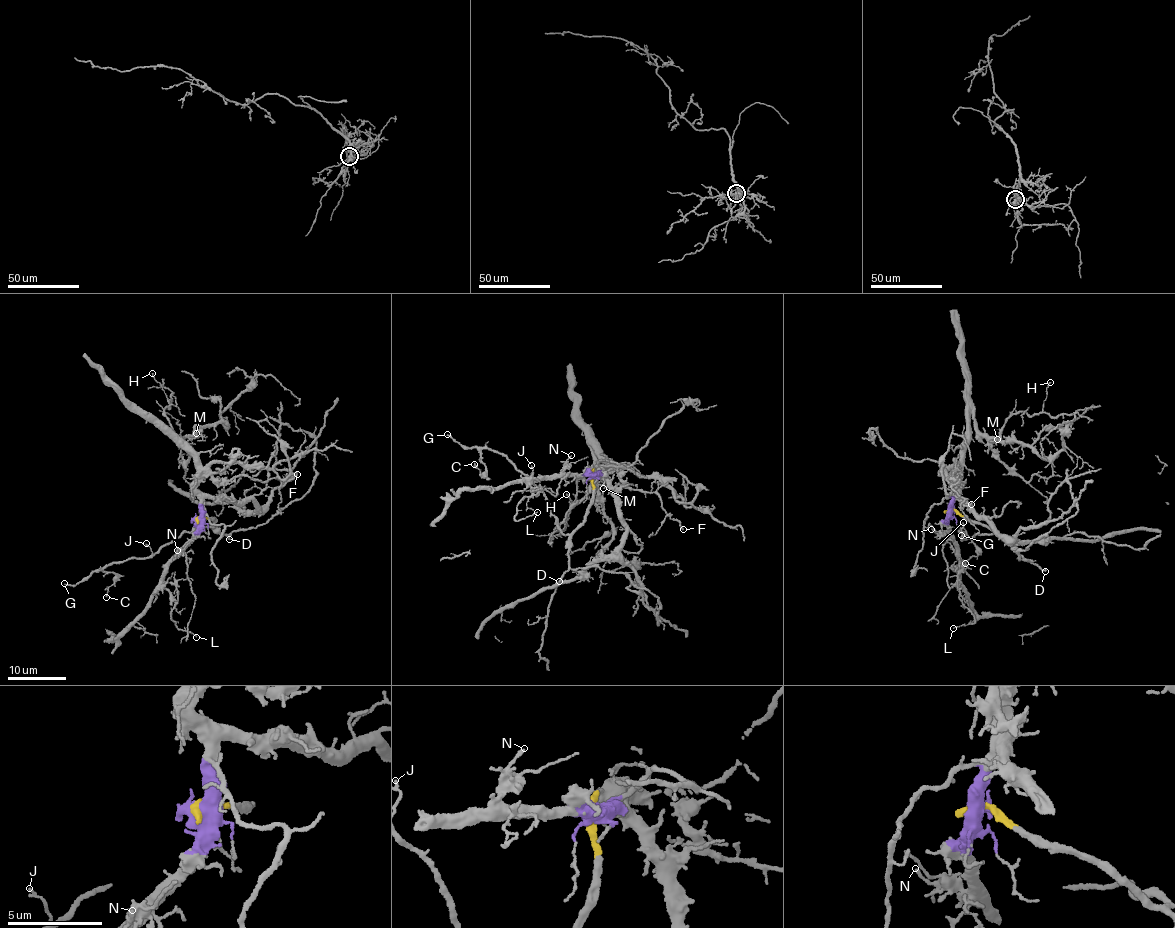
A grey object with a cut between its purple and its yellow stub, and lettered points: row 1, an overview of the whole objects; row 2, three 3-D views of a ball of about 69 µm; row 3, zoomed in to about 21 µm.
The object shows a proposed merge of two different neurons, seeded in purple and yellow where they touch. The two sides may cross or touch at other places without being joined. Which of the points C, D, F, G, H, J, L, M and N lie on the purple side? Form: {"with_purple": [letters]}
{"with_purple": ["F", "H", "L", "M", "N"]}

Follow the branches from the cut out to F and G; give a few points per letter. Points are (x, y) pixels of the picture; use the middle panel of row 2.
F: (590, 473), (594, 475), (604, 465), (621, 473), (633, 489), (656, 493), (667, 514), (683, 529)
G: (590, 473), (589, 514), (569, 534), (563, 533), (544, 491), (507, 457), (486, 448), (467, 448), (447, 434)

